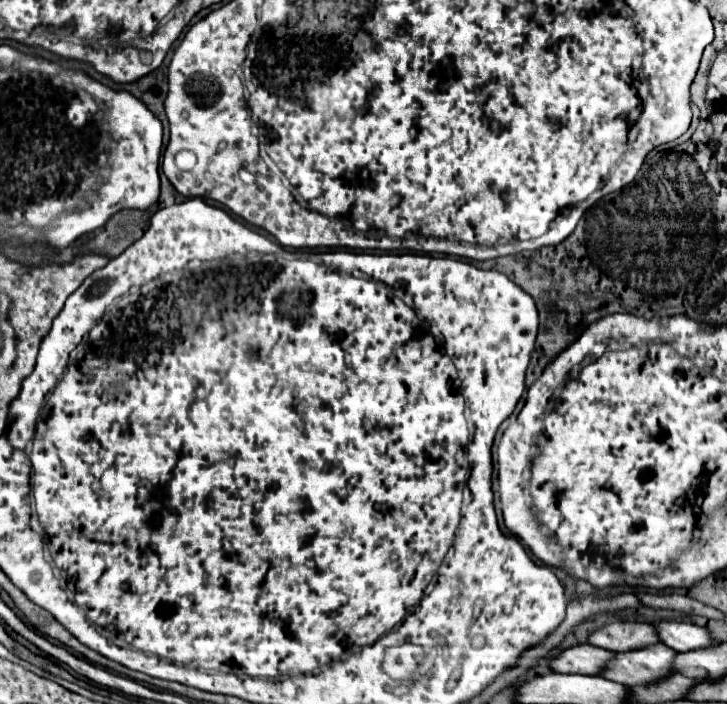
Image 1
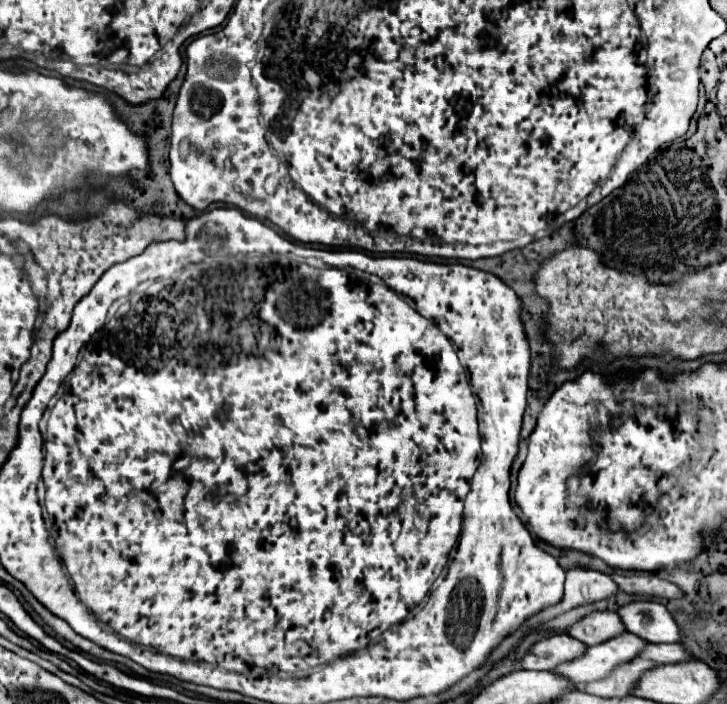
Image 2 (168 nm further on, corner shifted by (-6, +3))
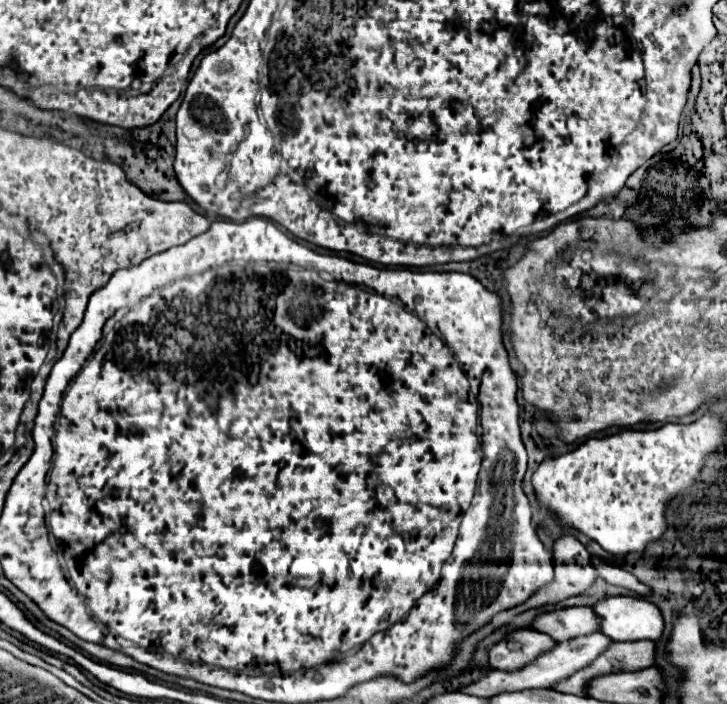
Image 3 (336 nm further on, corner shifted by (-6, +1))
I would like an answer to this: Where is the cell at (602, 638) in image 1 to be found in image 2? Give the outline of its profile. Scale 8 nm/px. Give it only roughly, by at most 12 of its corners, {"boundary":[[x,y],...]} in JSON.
{"boundary":[[594,611],[566,633],[600,645],[626,633],[618,613]]}

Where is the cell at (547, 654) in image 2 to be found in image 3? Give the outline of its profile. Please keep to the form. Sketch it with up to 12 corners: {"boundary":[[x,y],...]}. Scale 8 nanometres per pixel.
{"boundary":[[518,629],[490,647],[494,669],[514,671],[552,649],[554,639]]}

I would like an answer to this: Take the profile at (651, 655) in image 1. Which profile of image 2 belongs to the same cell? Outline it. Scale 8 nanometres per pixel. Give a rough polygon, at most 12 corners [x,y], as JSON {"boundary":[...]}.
{"boundary":[[622,633],[554,673],[576,685],[634,661],[648,641]]}

